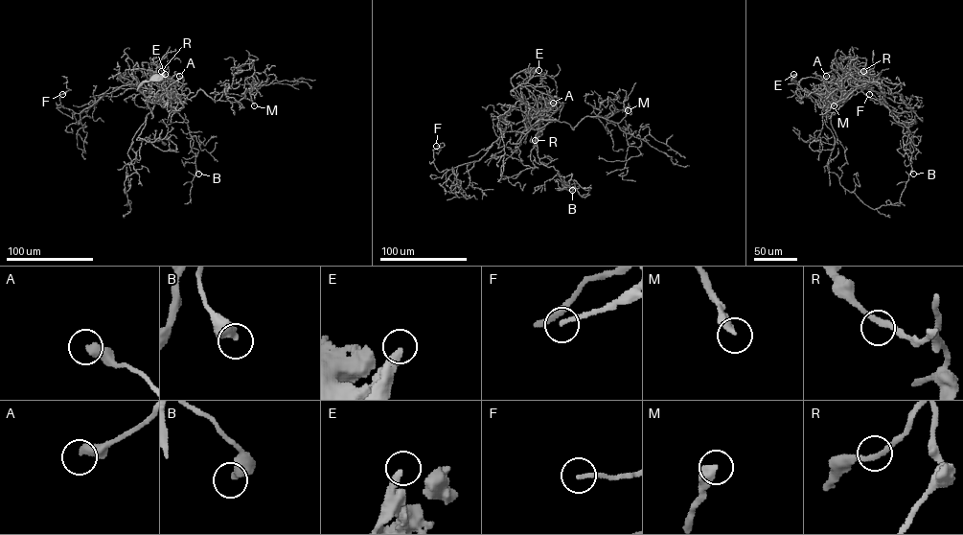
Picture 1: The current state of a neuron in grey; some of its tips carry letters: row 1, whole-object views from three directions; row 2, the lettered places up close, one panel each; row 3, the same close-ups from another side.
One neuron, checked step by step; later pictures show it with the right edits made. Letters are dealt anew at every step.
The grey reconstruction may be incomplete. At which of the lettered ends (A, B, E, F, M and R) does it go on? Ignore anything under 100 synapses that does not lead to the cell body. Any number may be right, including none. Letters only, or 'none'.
M

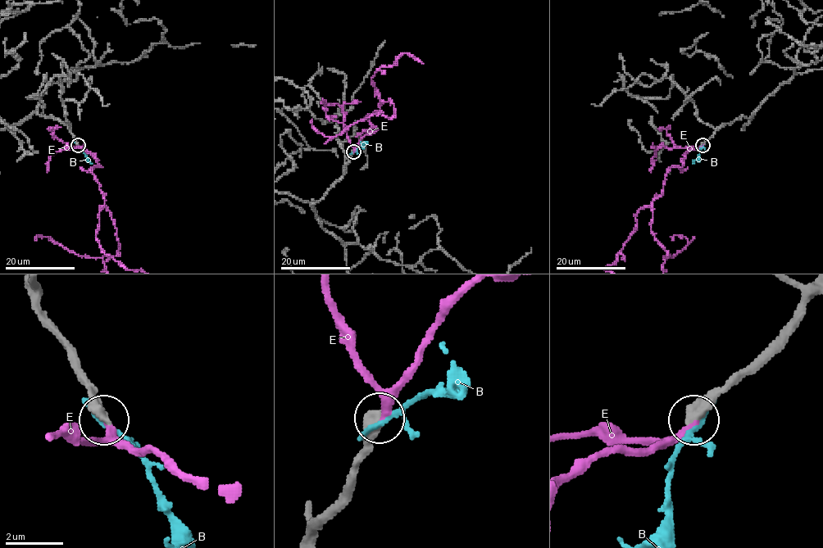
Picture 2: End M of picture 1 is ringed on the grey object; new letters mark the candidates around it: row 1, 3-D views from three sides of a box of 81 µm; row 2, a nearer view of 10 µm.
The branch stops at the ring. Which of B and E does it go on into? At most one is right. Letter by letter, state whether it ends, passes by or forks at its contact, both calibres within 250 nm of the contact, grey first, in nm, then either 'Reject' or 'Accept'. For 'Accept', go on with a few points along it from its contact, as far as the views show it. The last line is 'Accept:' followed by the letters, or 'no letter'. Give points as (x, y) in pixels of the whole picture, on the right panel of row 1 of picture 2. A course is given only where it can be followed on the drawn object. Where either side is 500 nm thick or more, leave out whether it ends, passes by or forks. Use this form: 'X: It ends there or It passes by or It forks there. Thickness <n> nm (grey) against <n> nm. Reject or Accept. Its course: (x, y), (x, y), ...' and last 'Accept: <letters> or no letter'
B: Thickness 500 nm (grey) against 180 nm. Reject
E: It ends there. Thickness 480 nm (grey) against 240 nm. Accept. Its course: (702, 144), (670, 168), (662, 192), (638, 210), (636, 228), (604, 269)
Accept: E

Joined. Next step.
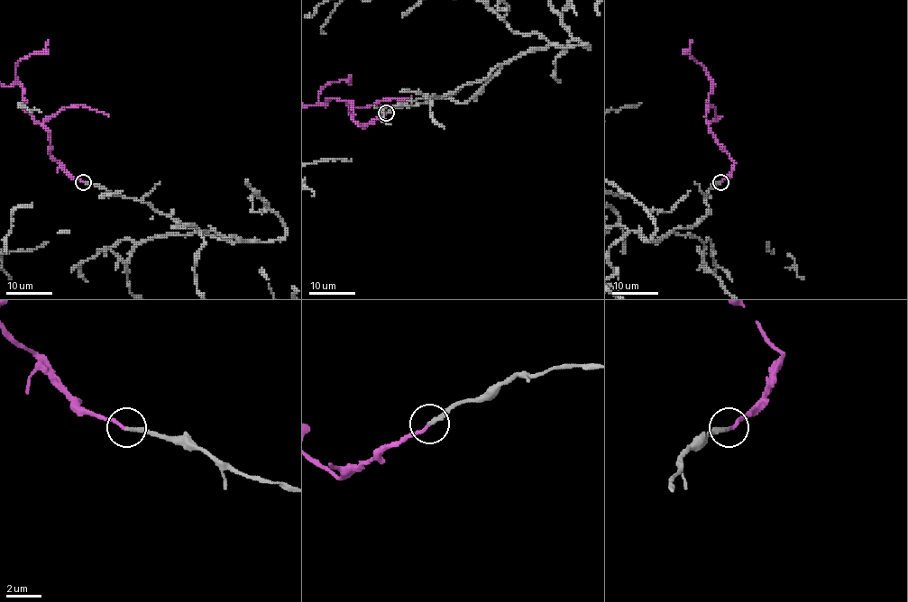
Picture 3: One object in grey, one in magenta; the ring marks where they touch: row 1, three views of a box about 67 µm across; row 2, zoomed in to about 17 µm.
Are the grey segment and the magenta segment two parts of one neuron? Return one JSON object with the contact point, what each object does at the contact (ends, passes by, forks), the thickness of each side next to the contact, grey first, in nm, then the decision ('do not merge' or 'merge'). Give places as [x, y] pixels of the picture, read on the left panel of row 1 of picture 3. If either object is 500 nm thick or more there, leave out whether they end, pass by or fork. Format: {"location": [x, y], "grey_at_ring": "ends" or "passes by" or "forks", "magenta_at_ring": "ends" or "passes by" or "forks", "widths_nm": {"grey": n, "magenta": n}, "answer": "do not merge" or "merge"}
{"location": [83, 182], "grey_at_ring": "ends", "magenta_at_ring": "ends", "widths_nm": {"grey": 200, "magenta": 190}, "answer": "merge"}

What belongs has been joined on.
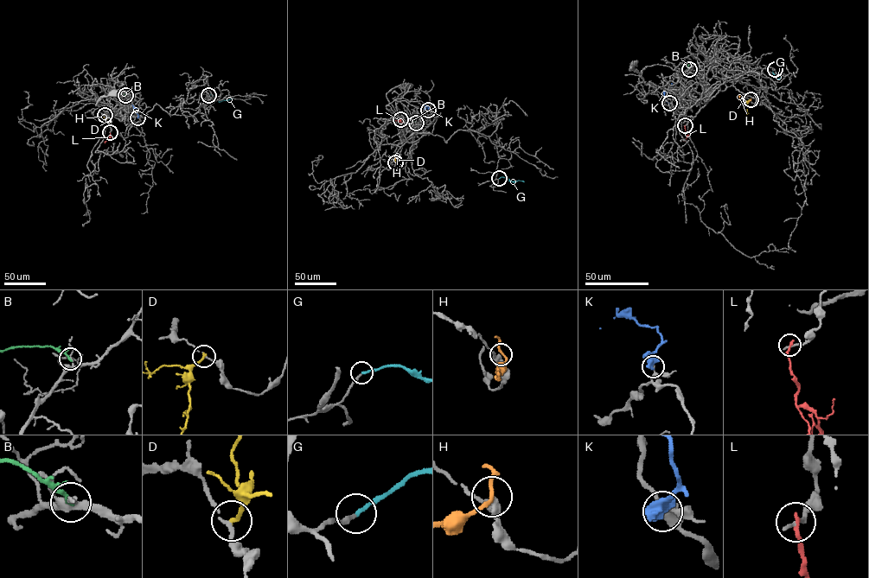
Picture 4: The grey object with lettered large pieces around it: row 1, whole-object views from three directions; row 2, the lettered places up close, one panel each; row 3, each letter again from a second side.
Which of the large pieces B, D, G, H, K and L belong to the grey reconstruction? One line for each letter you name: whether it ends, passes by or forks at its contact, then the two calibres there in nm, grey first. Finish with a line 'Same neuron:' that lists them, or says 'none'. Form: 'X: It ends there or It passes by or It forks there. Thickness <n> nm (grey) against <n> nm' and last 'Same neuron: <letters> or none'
G: It ends there. Thickness 240 nm (grey) against 200 nm
Same neuron: G

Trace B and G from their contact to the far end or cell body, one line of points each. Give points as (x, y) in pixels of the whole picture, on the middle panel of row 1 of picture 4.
B: (416, 123), (405, 123)
G: (499, 179), (506, 177), (514, 182), (524, 181)

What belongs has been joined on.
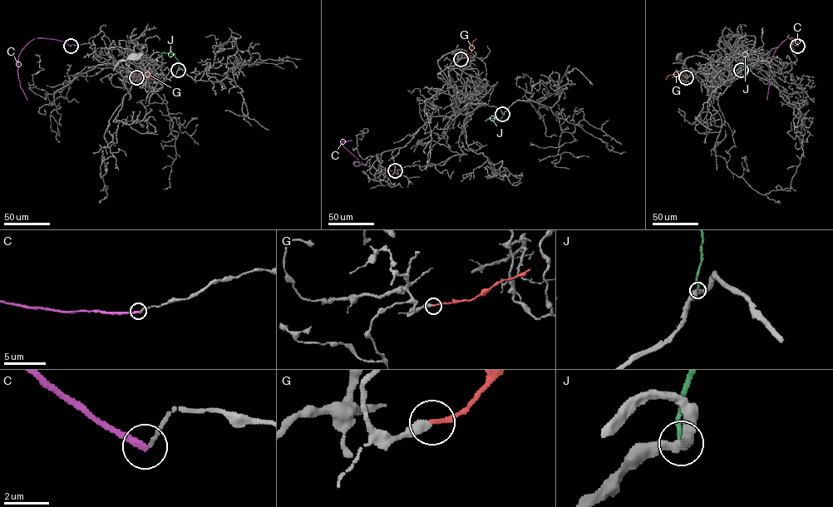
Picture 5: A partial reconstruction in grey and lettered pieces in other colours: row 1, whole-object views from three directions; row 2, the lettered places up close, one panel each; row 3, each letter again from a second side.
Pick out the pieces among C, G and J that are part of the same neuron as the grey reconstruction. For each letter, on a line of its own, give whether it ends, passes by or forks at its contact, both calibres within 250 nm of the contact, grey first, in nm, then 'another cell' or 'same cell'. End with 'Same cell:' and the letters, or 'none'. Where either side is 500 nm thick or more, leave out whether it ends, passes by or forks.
C: it ends; calibres 170 and 280 nm; another cell
G: it ends; calibres 380 and 180 nm; same cell
J: it ends; calibres 400 and 200 nm; another cell
Same cell: G

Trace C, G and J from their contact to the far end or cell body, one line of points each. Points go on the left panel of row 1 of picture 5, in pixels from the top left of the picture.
C: (71, 46), (53, 39), (36, 38), (22, 50), (18, 56), (17, 76), (27, 100)
G: (136, 77), (147, 73), (152, 80)
J: (178, 70), (179, 62), (174, 55), (160, 53)

